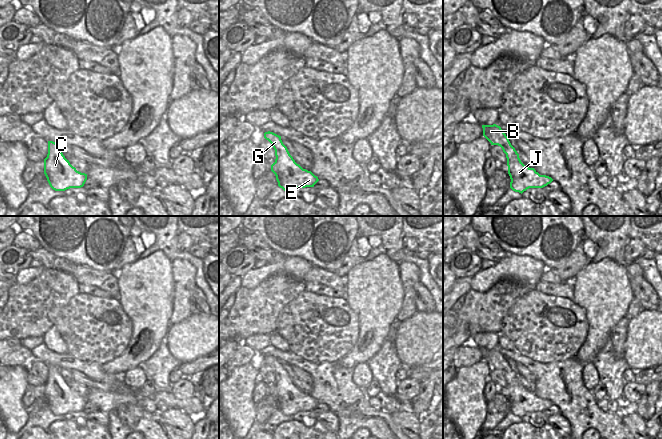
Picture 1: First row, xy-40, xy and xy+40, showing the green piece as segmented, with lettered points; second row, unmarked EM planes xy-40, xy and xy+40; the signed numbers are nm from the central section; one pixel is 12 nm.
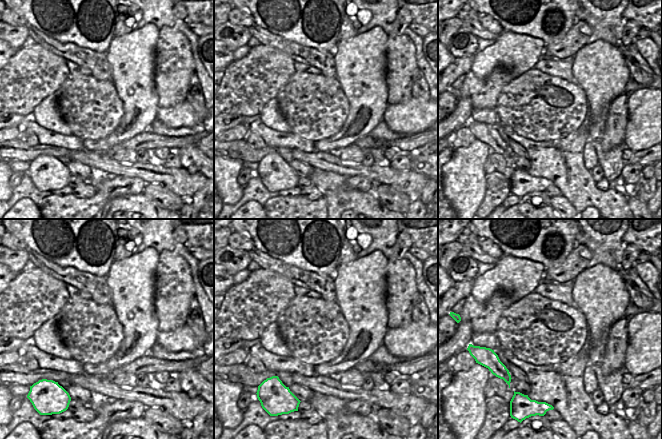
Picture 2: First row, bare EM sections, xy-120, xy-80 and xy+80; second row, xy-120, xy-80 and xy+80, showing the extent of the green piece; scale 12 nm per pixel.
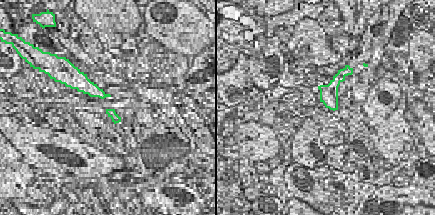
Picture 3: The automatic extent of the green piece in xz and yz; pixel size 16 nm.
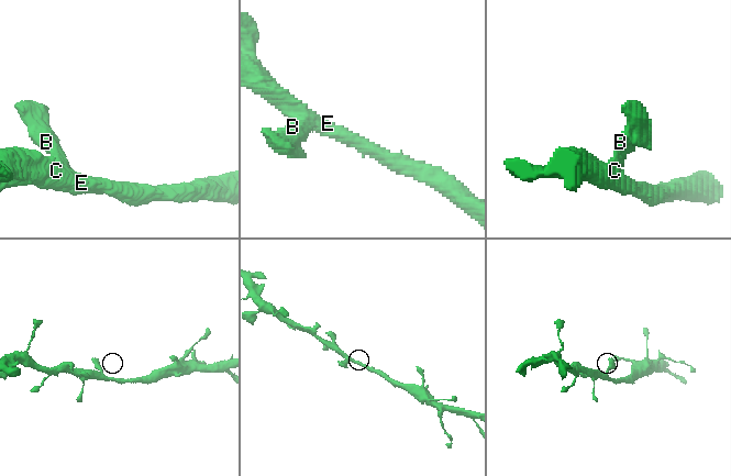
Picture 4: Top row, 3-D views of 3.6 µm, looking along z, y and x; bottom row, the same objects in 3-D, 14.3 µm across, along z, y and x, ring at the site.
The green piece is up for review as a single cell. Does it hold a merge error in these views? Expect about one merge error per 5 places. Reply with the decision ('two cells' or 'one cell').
one cell

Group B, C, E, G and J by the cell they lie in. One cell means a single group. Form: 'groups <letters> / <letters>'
groups B C E G J

